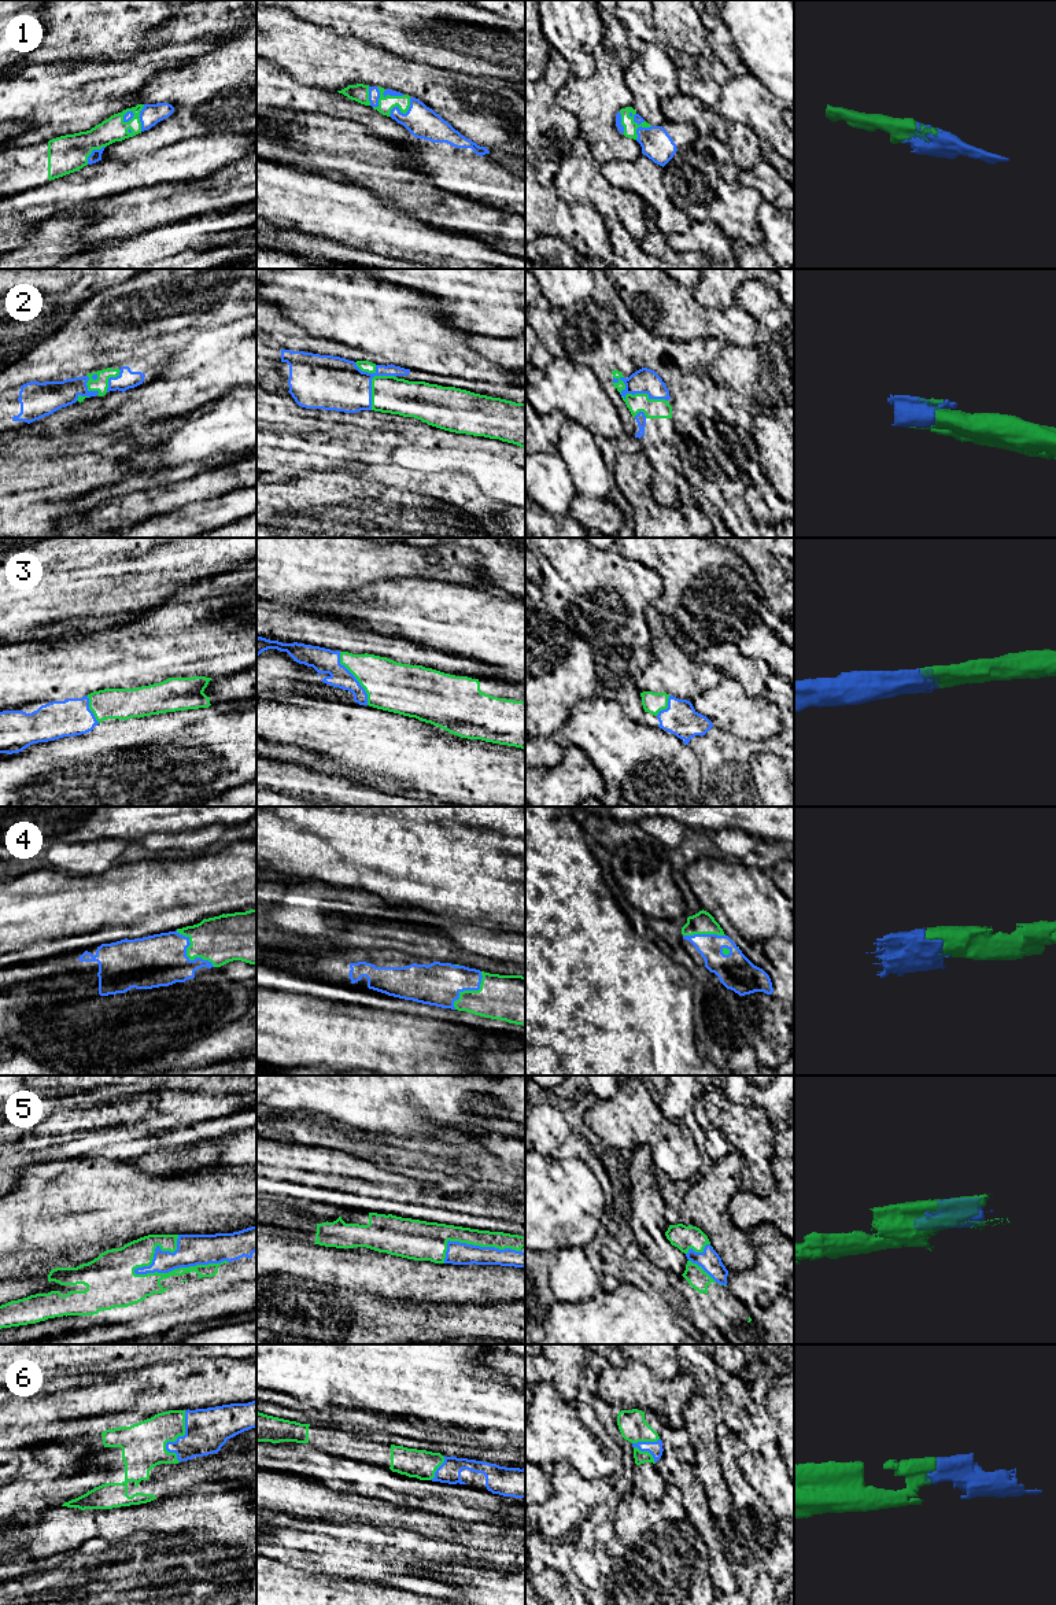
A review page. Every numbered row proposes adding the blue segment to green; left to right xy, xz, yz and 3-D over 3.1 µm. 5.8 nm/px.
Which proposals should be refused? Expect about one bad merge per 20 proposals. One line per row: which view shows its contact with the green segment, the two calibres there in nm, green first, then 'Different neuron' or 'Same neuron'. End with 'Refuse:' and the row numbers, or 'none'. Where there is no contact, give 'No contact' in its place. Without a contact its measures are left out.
1: Touches green in yz. Thickness 80 nm (green) against 180 nm. Same neuron
2: Touches green in yz. Thickness 110 nm (green) against 150 nm. Same neuron
3: Touches green in xz. Thickness 300 nm (green) against 150 nm. Same neuron
4: Touches green in xy. Thickness 280 nm (green) against 300 nm. Same neuron
5: Touches green in xy. Thickness 160 nm (green) against 180 nm. Same neuron
6: Touches green in xy. Thickness 260 nm (green) against 260 nm. Same neuron
Refuse: none

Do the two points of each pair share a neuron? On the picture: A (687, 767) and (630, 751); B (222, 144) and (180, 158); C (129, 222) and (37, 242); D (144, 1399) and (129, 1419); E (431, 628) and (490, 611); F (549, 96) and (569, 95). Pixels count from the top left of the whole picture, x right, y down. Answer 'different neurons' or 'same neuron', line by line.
A: same neuron
B: same neuron
C: different neurons
D: different neurons
E: same neuron
F: different neurons

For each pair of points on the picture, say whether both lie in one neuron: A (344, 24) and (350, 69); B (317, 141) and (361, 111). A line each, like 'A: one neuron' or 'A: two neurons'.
A: two neurons
B: two neurons

